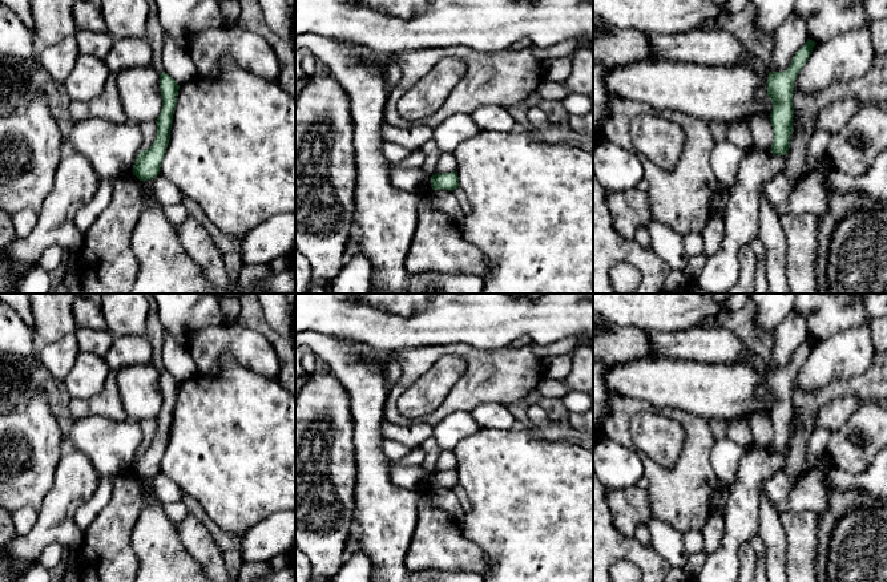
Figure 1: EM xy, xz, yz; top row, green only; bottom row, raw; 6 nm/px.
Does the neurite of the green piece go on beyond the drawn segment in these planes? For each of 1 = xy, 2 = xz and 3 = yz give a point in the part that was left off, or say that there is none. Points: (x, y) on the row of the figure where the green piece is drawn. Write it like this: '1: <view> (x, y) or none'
1: none
2: none
3: none

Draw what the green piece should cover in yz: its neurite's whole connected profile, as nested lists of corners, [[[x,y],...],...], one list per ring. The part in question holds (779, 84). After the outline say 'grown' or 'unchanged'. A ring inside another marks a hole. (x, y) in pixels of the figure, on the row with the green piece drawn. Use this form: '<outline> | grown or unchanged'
[[[807,39],[805,45],[793,57],[787,70],[769,73],[767,96],[773,102],[773,110],[769,117],[774,132],[774,140],[770,150],[774,155],[785,155],[790,149],[794,117],[794,82],[809,60],[815,44],[815,41]]] | unchanged

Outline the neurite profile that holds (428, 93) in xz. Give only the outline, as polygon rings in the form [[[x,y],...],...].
[[[445,57],[420,78],[396,104],[407,121],[418,121],[435,113],[464,77],[467,64],[457,57]]]

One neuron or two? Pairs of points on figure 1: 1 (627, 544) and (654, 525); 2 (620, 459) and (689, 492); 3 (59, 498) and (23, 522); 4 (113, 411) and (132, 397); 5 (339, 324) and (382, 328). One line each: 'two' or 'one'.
1: two
2: two
3: two
4: two
5: one

